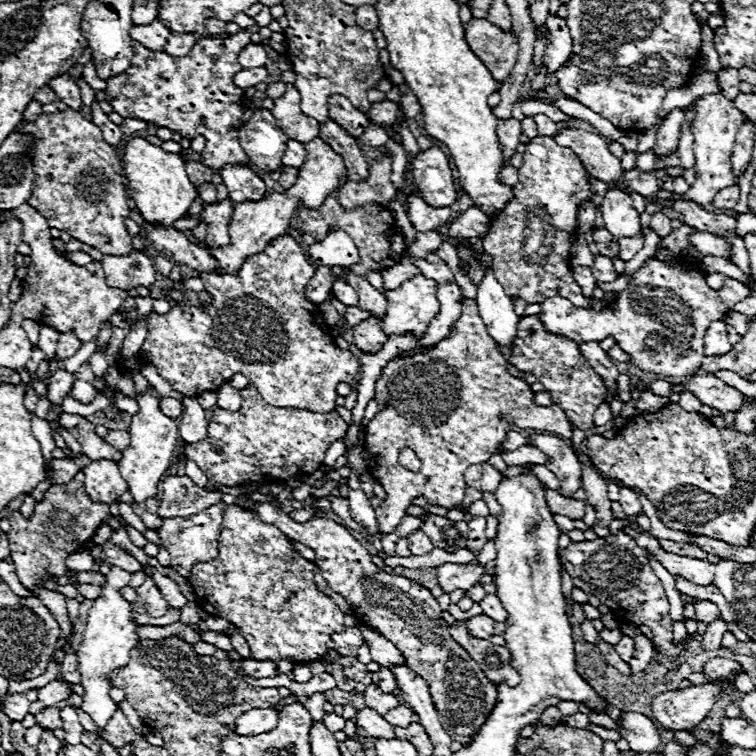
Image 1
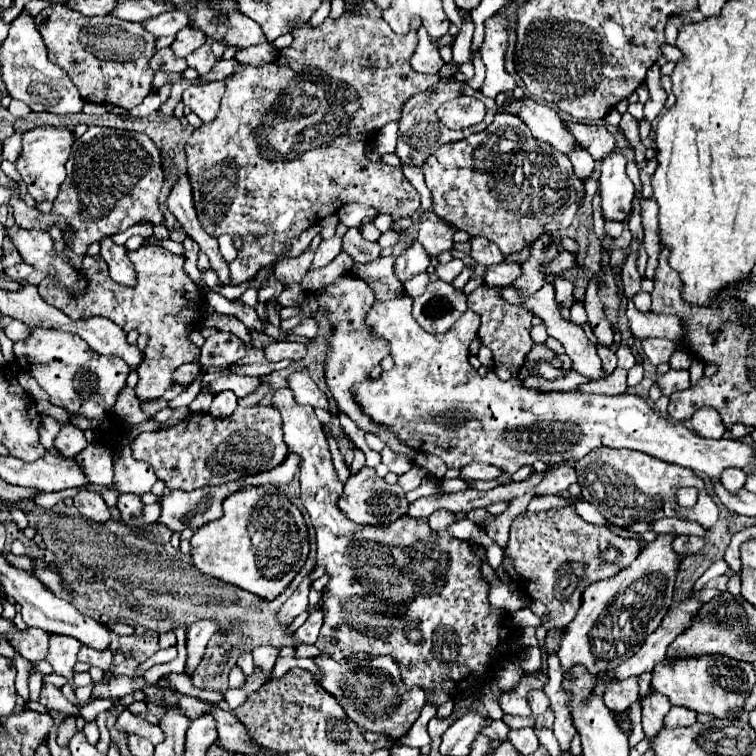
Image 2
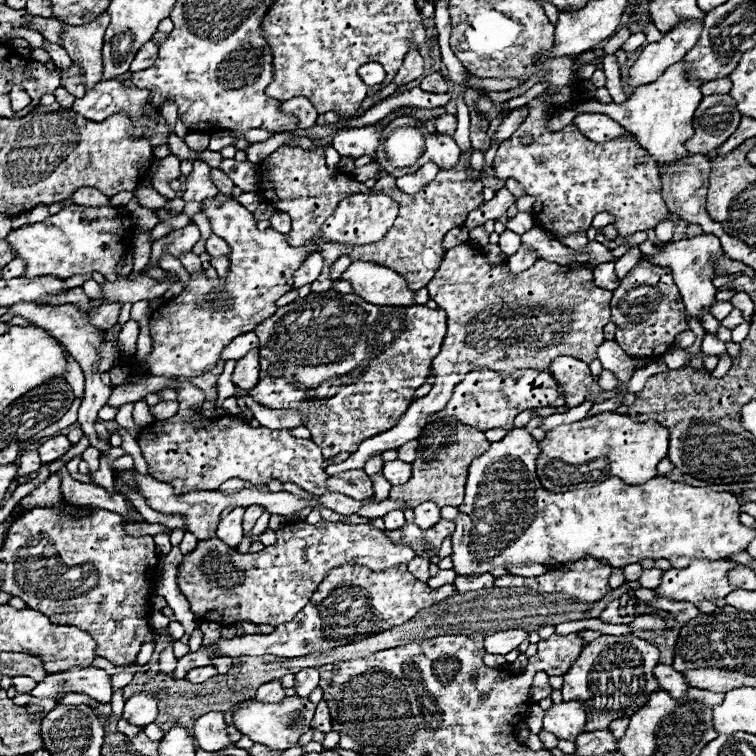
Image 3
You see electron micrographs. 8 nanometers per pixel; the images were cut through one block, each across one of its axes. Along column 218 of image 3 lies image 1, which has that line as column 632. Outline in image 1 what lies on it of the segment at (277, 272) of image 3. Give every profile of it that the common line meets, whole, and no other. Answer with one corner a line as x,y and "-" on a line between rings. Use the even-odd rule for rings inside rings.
608,190
602,202
604,228
616,238
636,236
642,232
640,214
632,206
632,198
620,190
-
652,258
650,262
646,262
638,268
638,272
634,274
628,288
624,292
620,292
618,298
614,302
610,302
602,312
576,308
576,306
572,306
570,300
564,300
560,296
560,298
544,300
540,304
542,310
538,316
548,332
568,336
570,340
576,340
578,344
590,342
590,340
598,342
598,340
606,338
608,334
614,336
616,342
632,356
632,362
642,370
650,370
650,372
664,374
664,376
692,376
700,368
700,362
704,358
704,332
708,330
712,320
722,318
736,302
748,298
750,288
734,278
724,278
724,286
720,290
712,290
706,284
706,274
698,266
698,262
684,262
682,260
680,266
682,268
678,268
678,266
672,268
666,262

